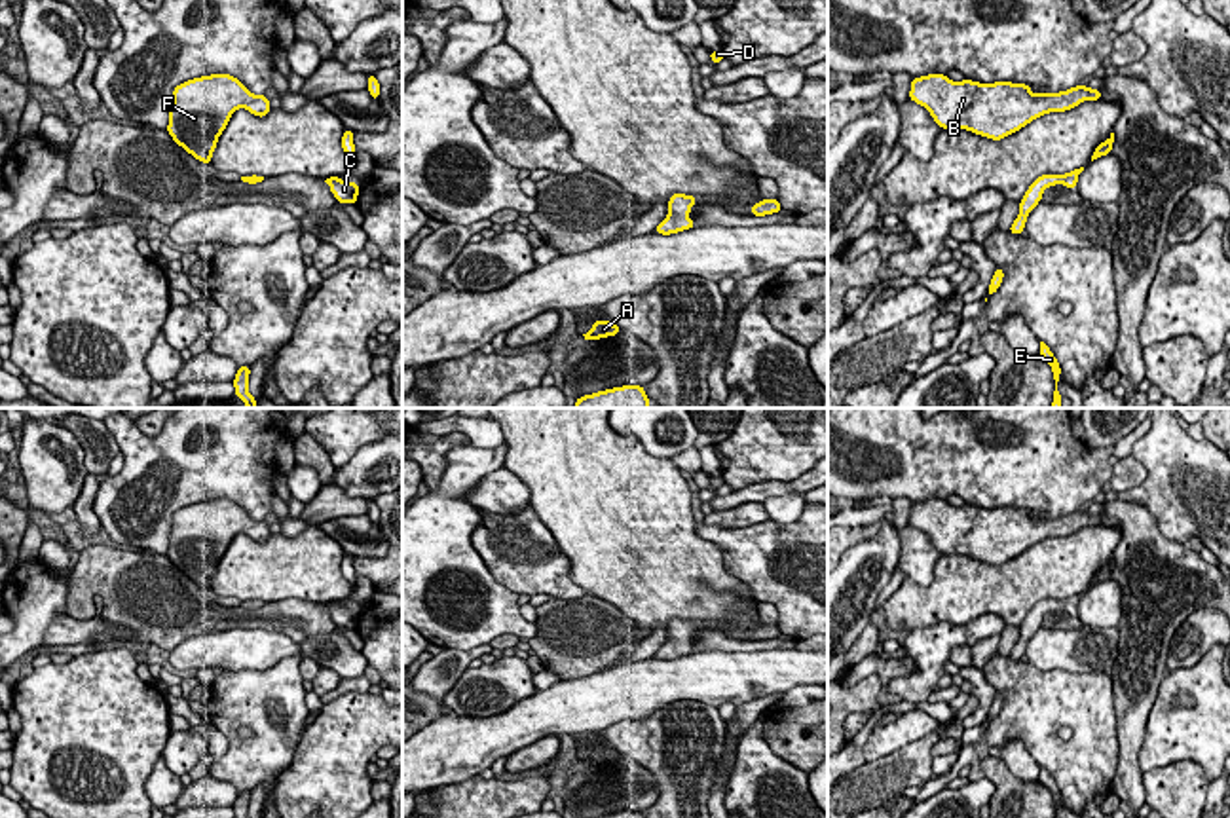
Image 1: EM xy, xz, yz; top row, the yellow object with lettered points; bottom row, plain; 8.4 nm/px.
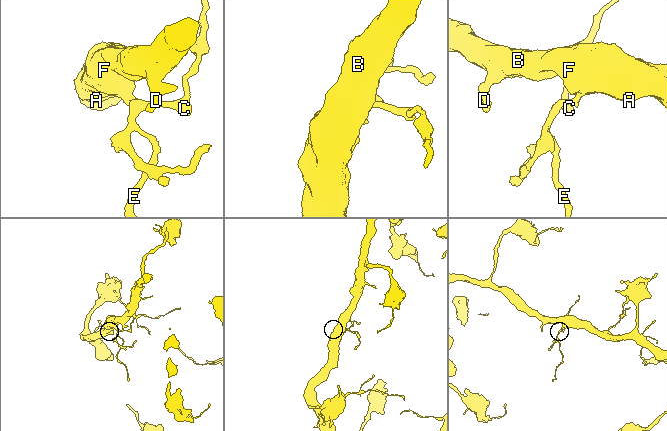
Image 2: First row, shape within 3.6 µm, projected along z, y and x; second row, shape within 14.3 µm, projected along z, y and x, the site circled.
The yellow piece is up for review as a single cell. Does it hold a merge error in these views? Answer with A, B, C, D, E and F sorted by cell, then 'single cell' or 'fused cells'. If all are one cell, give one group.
A B C D E F | single cell

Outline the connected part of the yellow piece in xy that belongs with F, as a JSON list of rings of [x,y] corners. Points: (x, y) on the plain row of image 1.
[[[226,497],[182,507],[173,514],[167,558],[196,585],[211,590],[218,562],[237,533],[258,543],[271,535],[266,520],[252,520]]]

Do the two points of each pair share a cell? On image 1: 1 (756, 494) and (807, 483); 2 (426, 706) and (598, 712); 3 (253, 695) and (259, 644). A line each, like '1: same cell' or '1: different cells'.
1: same cell
2: different cells
3: different cells

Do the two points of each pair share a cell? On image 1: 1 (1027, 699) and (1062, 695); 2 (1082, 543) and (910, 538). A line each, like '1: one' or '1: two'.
1: one
2: two

